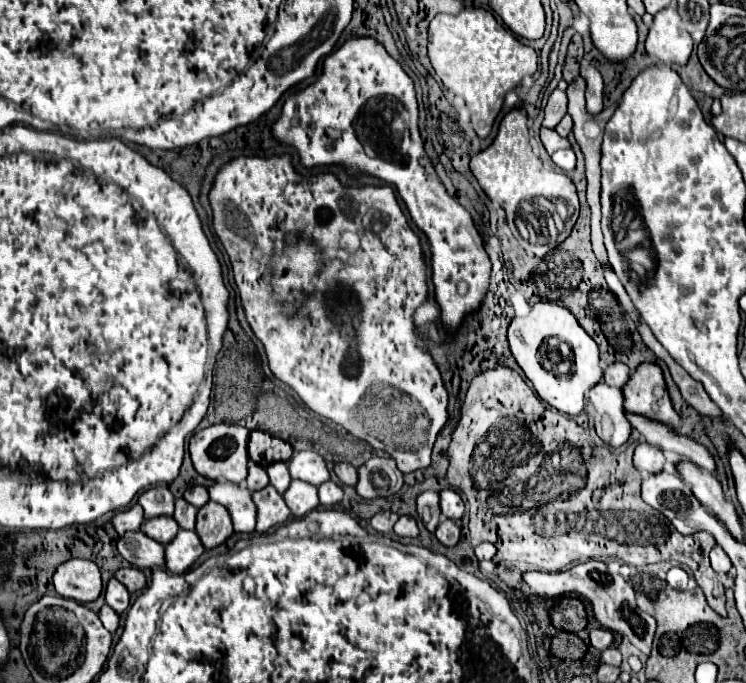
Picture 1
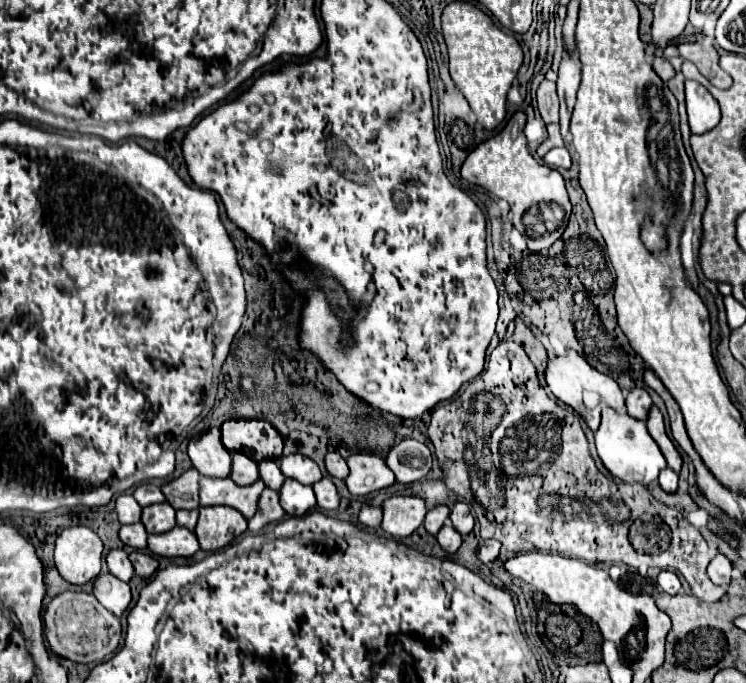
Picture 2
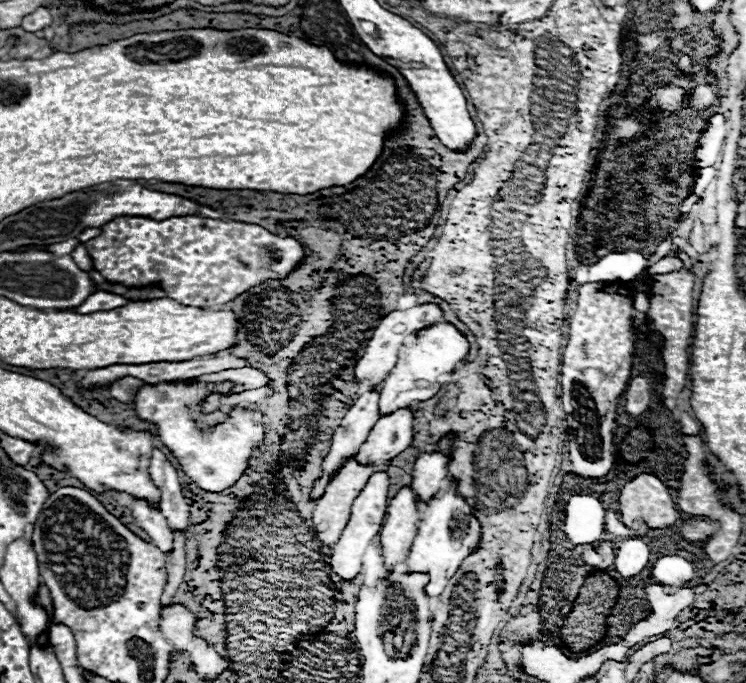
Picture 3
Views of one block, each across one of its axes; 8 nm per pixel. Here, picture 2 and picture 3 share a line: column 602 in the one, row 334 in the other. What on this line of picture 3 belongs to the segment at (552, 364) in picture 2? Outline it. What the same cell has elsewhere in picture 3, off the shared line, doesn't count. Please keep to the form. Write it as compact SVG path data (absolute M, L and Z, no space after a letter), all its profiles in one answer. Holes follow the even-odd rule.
M420 304L420 306L412 306L408 310L392 310L390 314L386 314L380 320L378 328L374 330L374 336L368 342L364 356L356 362L356 368L354 368L356 378L368 380L370 386L382 384L384 376L388 374L388 370L394 368L394 364L398 360L398 350L404 342L404 336L408 336L408 332L414 332L416 328L424 328L424 324L434 324L436 320L442 320L442 310L440 310L438 304Z

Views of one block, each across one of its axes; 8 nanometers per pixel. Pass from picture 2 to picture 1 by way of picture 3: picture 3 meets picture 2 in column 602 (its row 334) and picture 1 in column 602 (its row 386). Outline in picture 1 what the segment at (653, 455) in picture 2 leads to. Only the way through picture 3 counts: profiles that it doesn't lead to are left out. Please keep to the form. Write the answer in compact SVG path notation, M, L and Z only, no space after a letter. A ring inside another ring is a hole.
M598 382L590 390L590 402L594 406L596 434L610 446L622 446L624 442L628 442L630 422L624 416L622 390Z

